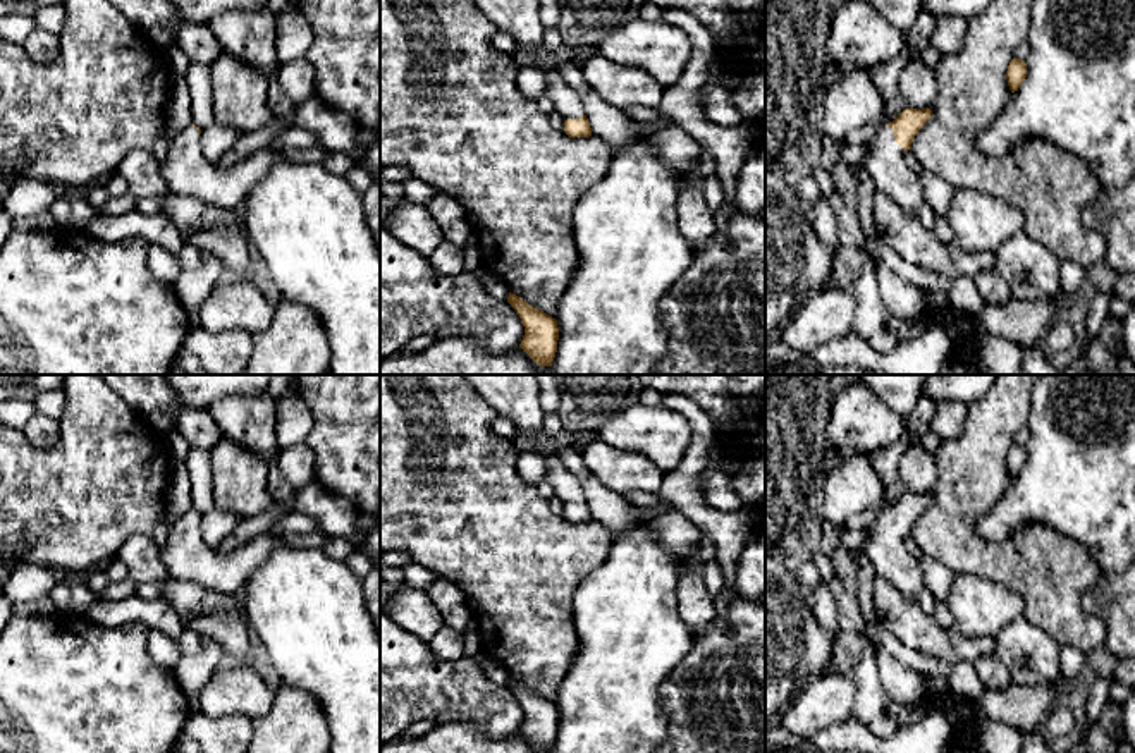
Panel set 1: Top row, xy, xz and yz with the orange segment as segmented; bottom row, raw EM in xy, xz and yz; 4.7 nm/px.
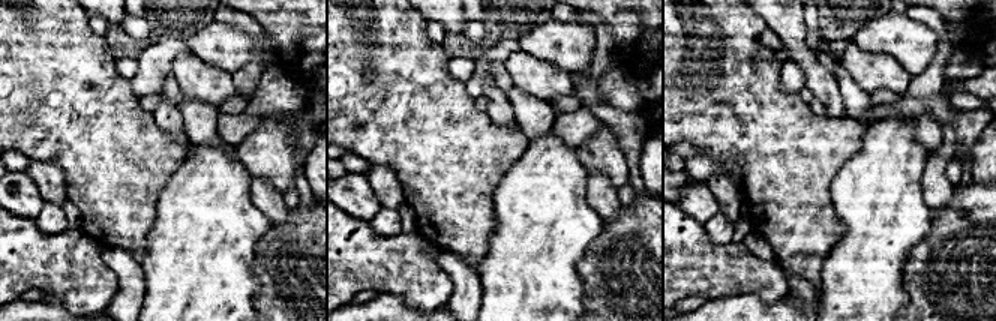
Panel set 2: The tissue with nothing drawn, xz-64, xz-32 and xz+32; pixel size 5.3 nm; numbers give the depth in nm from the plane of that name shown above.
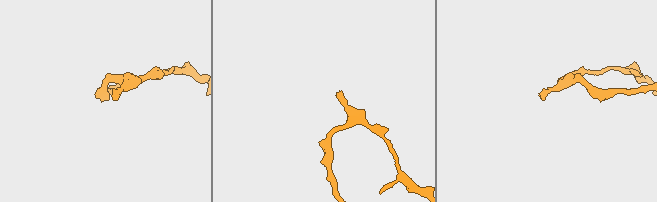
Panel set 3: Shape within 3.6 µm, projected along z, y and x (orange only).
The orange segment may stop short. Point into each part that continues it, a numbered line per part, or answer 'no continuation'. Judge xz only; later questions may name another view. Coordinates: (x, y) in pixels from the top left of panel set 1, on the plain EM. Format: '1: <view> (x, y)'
1: xz (566, 487)

